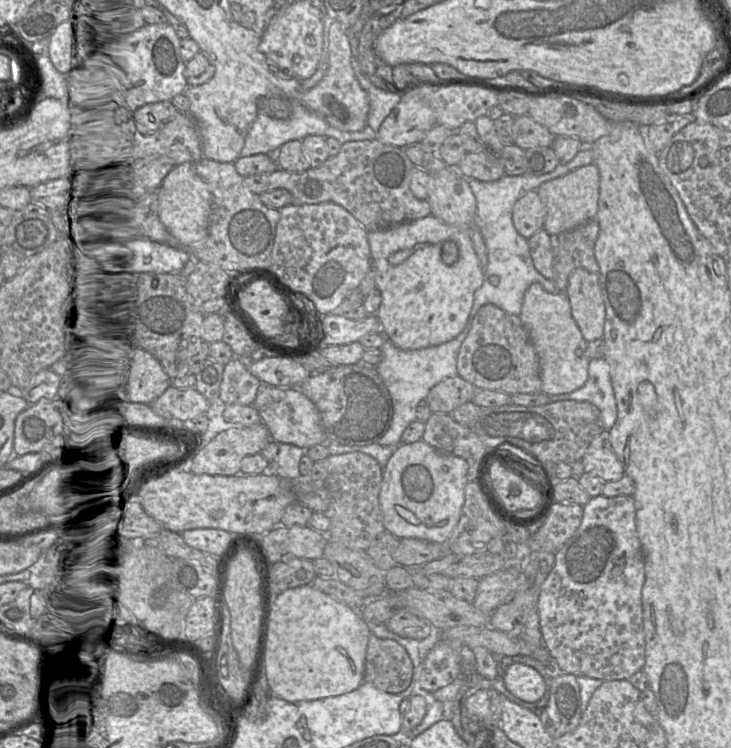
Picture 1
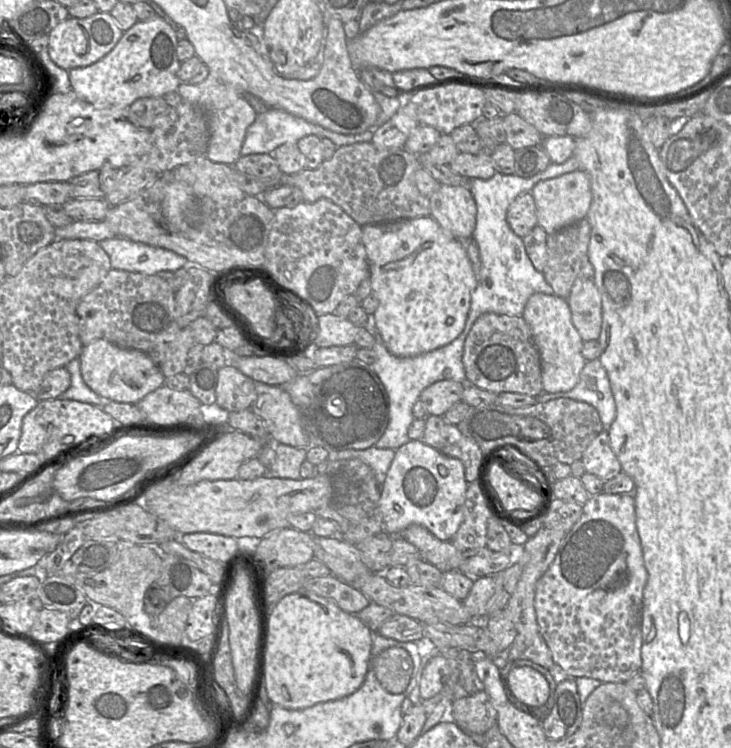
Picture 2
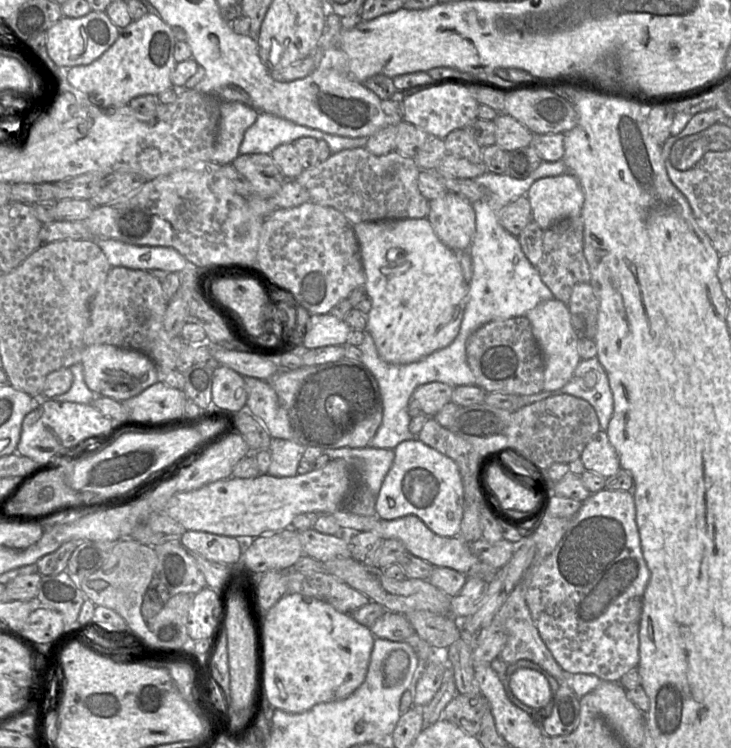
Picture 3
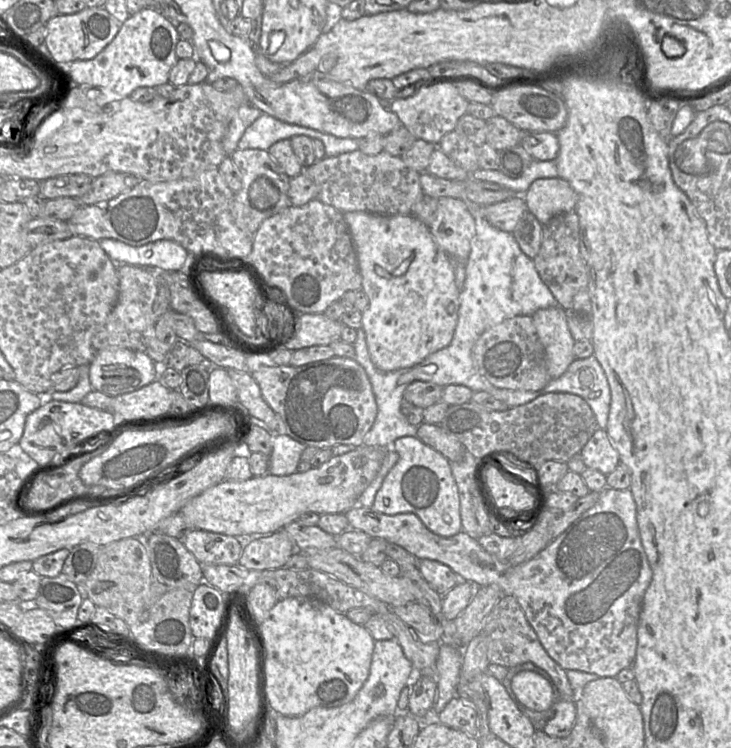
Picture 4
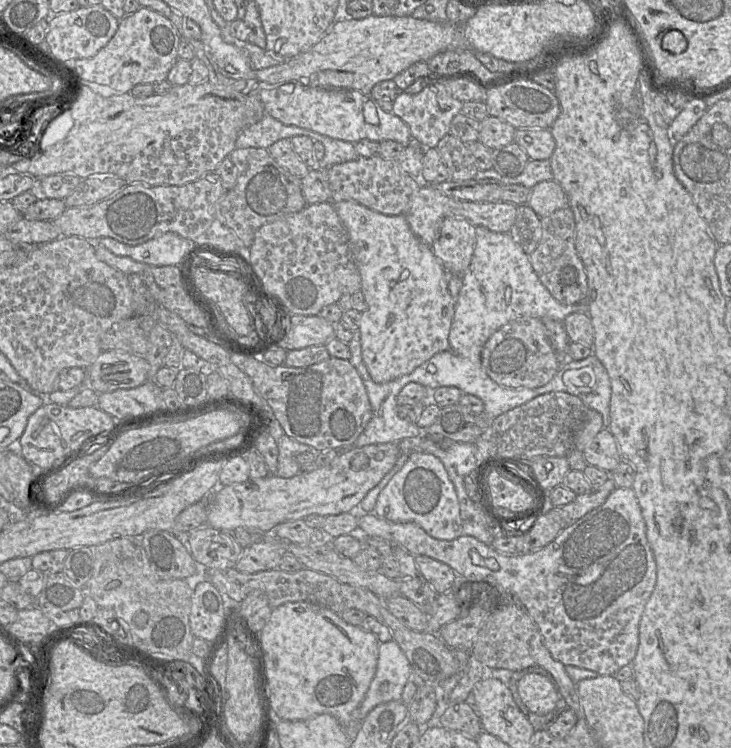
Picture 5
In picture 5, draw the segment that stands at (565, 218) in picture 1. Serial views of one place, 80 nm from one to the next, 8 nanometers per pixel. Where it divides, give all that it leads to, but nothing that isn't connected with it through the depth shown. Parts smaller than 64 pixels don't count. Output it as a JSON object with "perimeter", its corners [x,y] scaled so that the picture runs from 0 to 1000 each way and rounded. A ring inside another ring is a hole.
{"perimeter":[[[758,241],[740,242],[726,251],[721,273],[739,291],[778,277],[774,258]]]}

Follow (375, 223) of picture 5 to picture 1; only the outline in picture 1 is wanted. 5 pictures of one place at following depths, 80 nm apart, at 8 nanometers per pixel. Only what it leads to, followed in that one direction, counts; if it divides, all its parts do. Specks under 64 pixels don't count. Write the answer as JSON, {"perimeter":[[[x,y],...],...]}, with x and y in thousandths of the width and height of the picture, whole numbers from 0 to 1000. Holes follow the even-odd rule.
{"perimeter":[[[588,286],[583,290],[551,297],[523,307],[506,309],[503,310],[502,317],[509,344],[509,358],[514,362],[514,385],[518,386],[523,397],[520,410],[514,417],[514,422],[520,430],[521,445],[549,468],[585,465],[610,459],[624,452],[637,436],[647,408],[648,390],[659,381],[662,374],[662,362],[650,338],[642,313],[642,305],[628,305],[613,301]]]}

